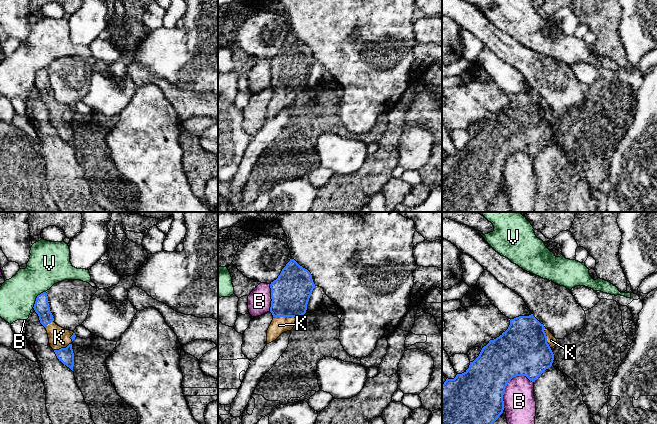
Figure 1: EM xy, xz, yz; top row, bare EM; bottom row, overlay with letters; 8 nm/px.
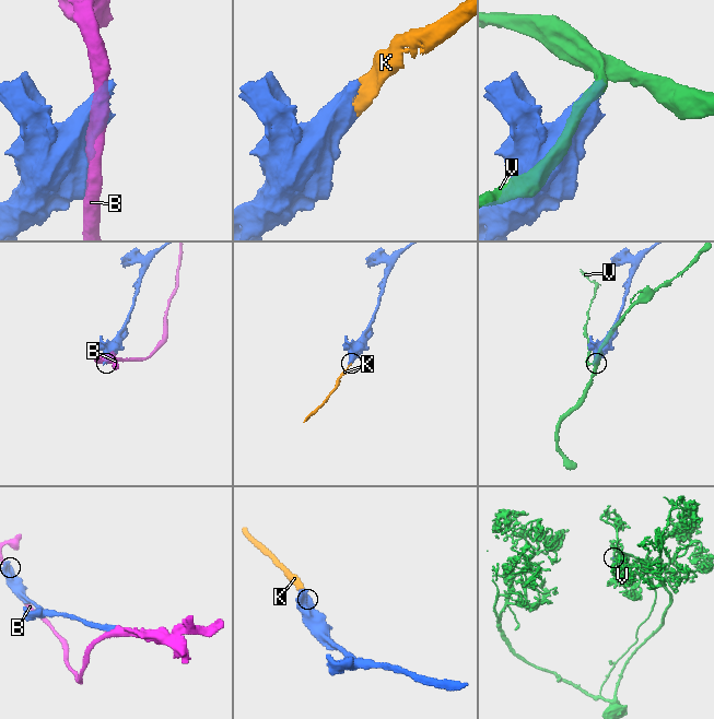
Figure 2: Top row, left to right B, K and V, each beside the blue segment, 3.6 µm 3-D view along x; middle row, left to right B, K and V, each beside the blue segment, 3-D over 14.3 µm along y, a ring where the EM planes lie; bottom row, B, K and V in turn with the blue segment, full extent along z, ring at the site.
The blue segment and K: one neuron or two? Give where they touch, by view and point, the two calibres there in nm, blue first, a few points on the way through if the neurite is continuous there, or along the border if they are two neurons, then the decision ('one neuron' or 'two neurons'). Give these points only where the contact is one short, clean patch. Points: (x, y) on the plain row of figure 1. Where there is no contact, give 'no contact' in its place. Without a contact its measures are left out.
meets blue in xz at (285, 92); 320 nm thick on the blue side, 140 nm on the other; one neuron

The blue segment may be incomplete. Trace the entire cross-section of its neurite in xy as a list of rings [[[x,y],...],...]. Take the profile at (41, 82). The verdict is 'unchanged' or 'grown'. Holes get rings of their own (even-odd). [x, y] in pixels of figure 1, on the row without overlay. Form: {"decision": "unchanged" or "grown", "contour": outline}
{"decision": "grown", "contour": [[[46,68],[37,72],[33,84],[39,92],[40,99],[46,104],[50,123],[54,126],[59,137],[73,147],[74,129],[72,118],[76,113],[75,109],[58,102],[54,98]]]}

